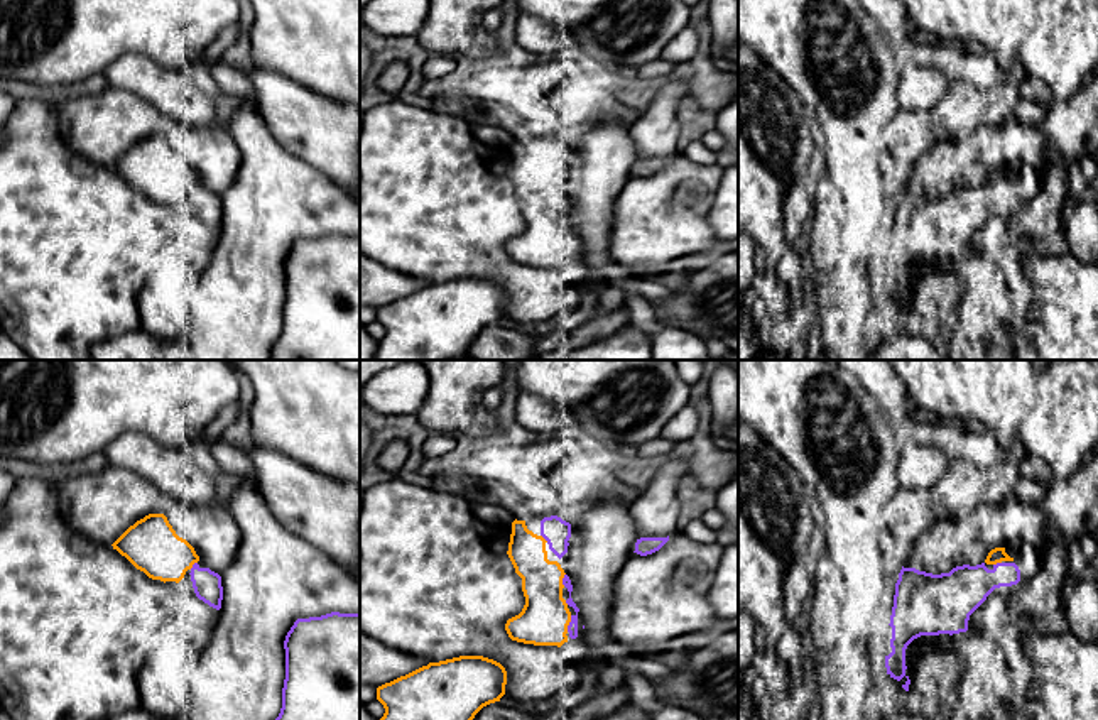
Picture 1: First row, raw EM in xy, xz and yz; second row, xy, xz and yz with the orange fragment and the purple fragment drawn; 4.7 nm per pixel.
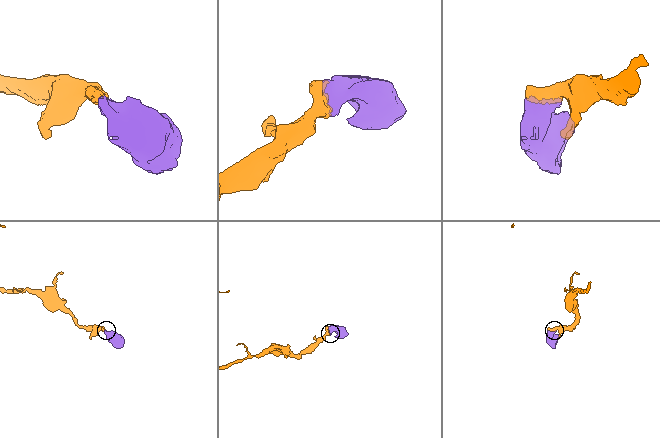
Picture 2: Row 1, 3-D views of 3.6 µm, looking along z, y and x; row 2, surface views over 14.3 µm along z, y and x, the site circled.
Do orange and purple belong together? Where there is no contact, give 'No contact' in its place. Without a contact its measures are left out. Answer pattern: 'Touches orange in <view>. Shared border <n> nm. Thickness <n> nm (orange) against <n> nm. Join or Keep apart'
Touches orange in xz. Shared border 80 nm. Thickness 240 nm (orange) against 50 nm. Join

